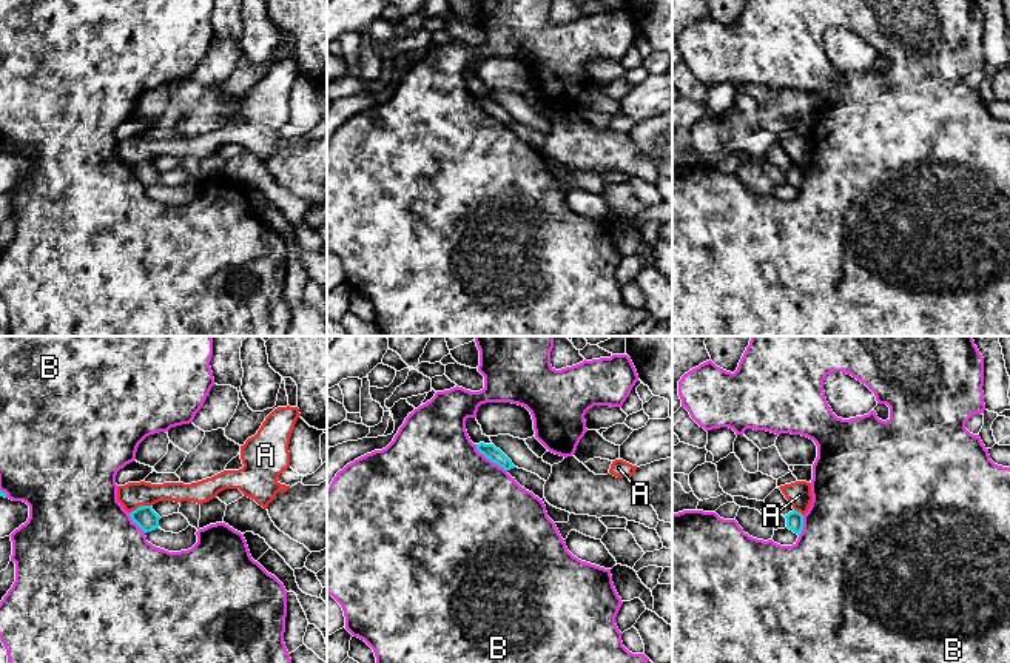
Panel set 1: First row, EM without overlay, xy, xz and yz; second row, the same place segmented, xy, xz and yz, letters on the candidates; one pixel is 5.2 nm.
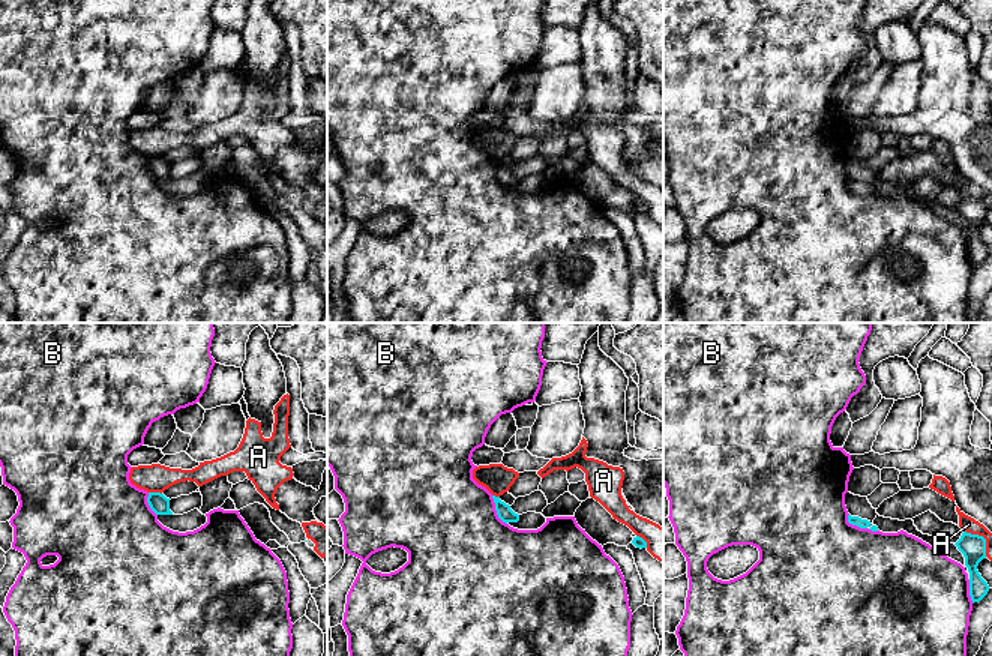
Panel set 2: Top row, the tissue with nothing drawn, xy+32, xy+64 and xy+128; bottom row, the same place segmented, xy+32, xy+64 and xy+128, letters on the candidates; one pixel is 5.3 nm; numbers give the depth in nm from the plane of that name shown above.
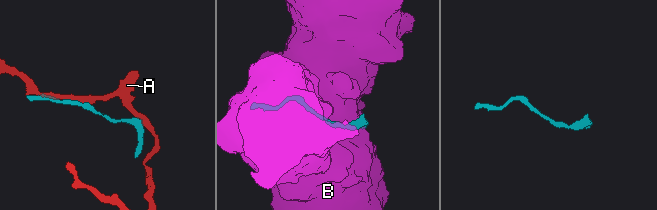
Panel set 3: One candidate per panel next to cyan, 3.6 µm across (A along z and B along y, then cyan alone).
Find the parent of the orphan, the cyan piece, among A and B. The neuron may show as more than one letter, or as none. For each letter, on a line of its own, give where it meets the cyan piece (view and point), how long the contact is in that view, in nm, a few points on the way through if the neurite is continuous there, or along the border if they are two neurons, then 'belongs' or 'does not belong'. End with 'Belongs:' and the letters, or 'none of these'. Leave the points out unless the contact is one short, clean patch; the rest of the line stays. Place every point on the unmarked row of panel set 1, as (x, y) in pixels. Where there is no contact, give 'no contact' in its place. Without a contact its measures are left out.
A: xy (141, 161) | 110 nm | does not belong
B: xz (489, 113) | 220 nm | belongs
Belongs: B

